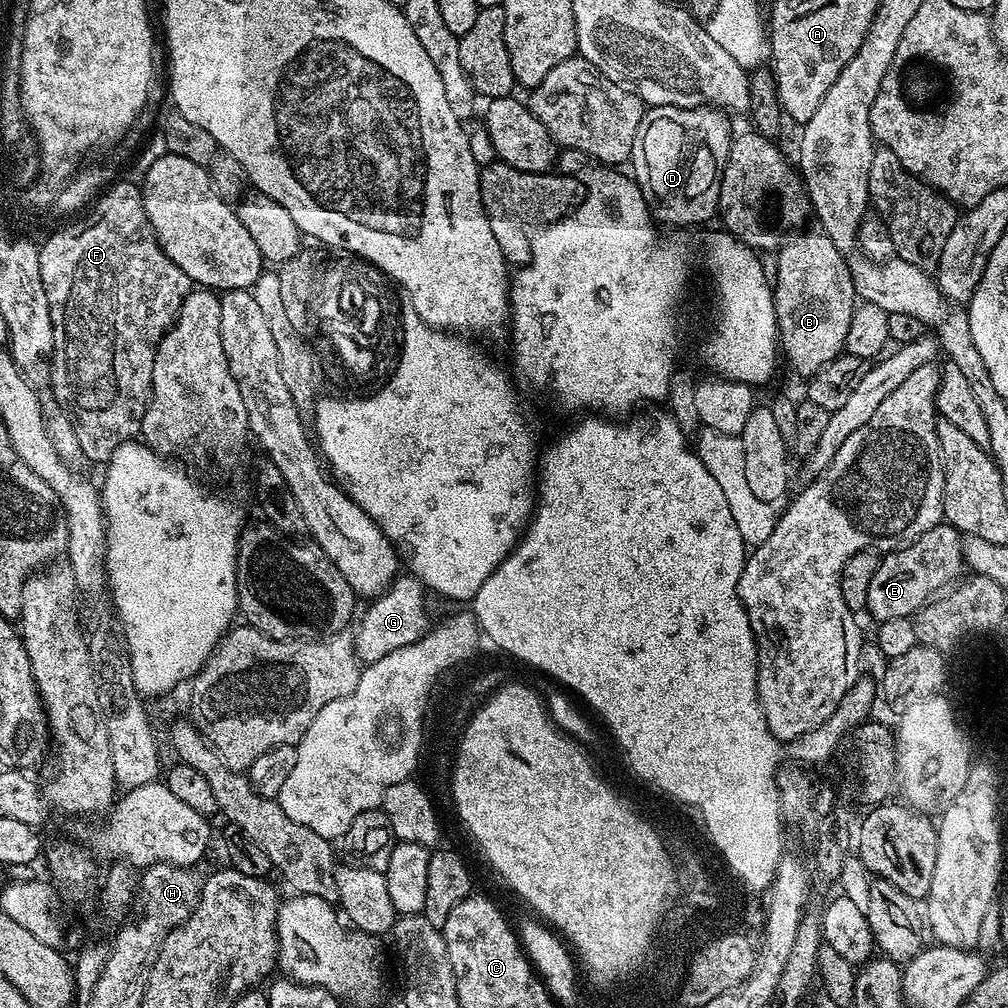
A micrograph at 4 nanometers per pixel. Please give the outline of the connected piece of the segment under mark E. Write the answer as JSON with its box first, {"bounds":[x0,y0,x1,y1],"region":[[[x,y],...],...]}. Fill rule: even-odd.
{"bounds":[867,522,965,622],"region":[[[941,522],[915,540],[889,551],[881,559],[878,570],[874,570],[874,579],[870,581],[867,615],[873,616],[876,622],[911,617],[933,597],[943,593],[965,568],[961,533],[951,524]]]}

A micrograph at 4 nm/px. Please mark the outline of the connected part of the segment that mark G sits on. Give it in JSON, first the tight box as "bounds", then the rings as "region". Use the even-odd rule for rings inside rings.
{"bounds":[354,574,429,666],"region":[[[411,574],[397,575],[391,588],[384,595],[371,601],[368,613],[359,617],[355,625],[354,651],[361,665],[367,666],[378,662],[378,658],[386,658],[386,654],[394,654],[394,650],[402,650],[402,646],[410,646],[422,639],[429,631],[428,608],[424,605],[426,589]]]}

